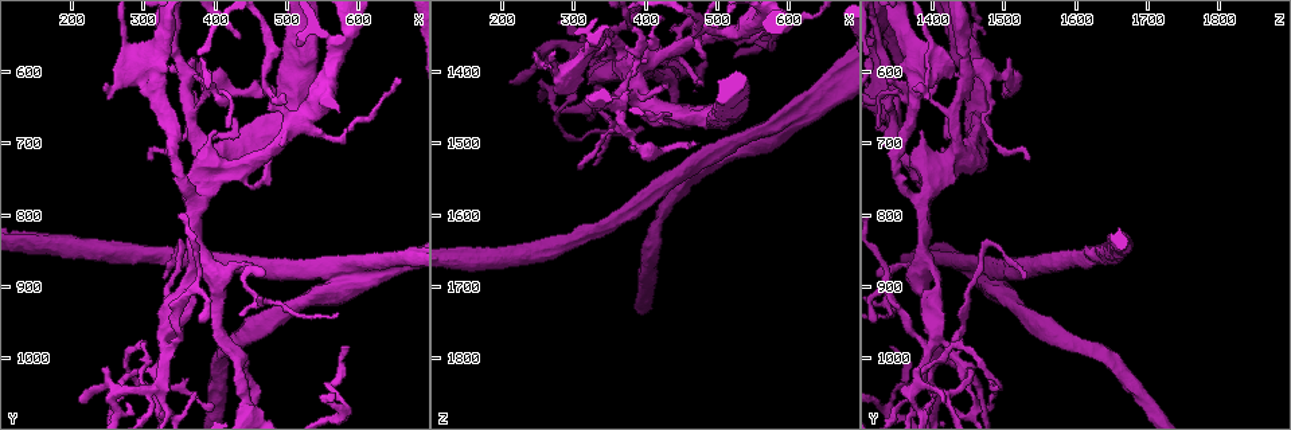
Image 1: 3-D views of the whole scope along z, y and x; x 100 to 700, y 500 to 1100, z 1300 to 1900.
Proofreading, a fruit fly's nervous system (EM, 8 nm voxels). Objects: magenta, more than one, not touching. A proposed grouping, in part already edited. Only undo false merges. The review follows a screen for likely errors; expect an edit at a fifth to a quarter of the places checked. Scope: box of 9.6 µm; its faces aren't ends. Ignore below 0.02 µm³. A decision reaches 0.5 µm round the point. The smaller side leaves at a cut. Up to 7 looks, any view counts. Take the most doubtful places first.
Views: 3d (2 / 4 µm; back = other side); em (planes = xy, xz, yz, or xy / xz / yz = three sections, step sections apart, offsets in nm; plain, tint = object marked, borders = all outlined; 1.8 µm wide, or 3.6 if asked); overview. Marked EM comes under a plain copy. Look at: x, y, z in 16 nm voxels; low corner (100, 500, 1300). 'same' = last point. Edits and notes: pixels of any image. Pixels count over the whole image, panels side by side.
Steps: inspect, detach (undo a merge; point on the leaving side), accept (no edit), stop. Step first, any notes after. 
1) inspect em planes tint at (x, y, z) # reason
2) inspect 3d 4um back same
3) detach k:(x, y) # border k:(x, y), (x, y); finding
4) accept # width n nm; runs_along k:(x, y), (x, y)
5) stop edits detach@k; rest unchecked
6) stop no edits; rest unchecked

inspect em 3.6um yz step 16 borders at (310, 590, 1385) # four or more arms meet

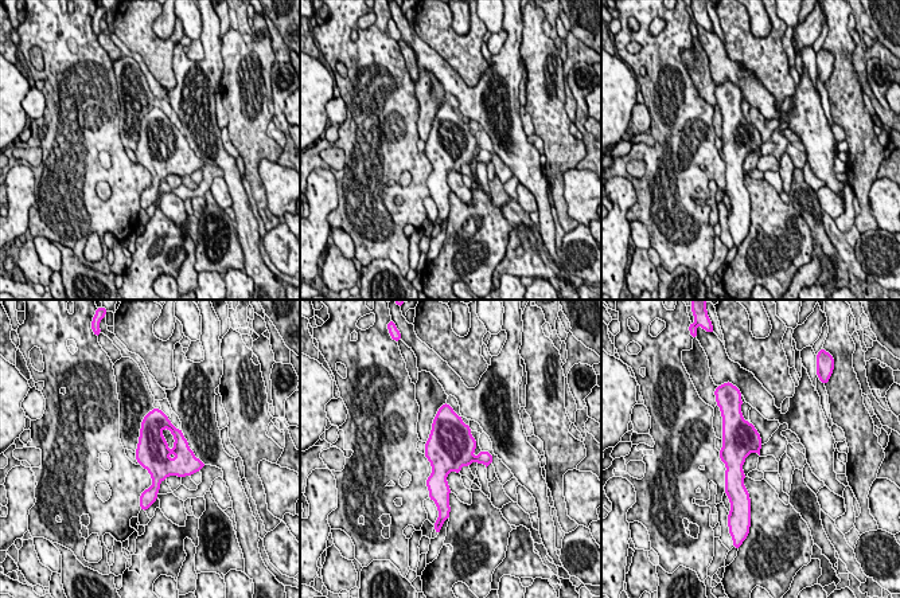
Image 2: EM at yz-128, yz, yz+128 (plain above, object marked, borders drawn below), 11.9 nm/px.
accept # all the same neuron

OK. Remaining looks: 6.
inspect 3d 2um back at (305, 1045, 1370) # abrupt turn

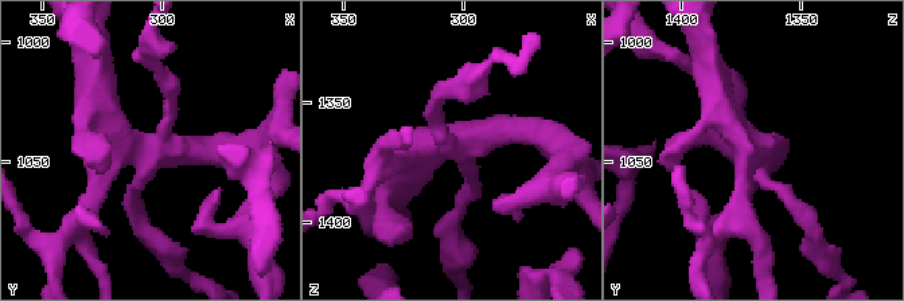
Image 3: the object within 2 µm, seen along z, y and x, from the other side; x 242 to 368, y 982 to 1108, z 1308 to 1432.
inspect em xz step 8 tint at (309, 1045, 1367)

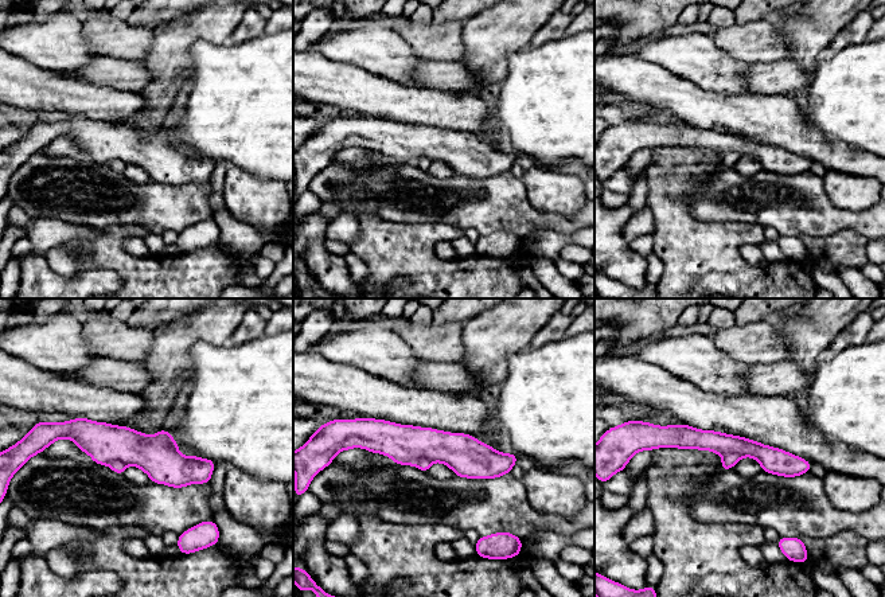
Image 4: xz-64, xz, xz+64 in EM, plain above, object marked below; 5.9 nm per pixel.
inspect em yz step 8 tint same # cut it another way

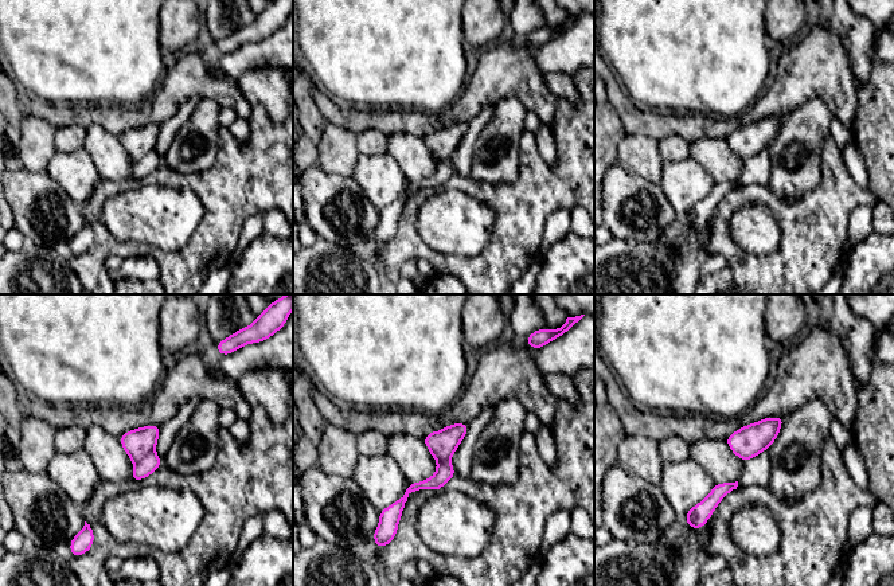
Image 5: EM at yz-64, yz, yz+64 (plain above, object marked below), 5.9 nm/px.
detach 5:(151, 463) # border 5:(153, 448), (135, 464); two neurons meet here

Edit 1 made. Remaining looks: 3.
inspect 3d 4um back at (380, 865, 1395) # three arms meet

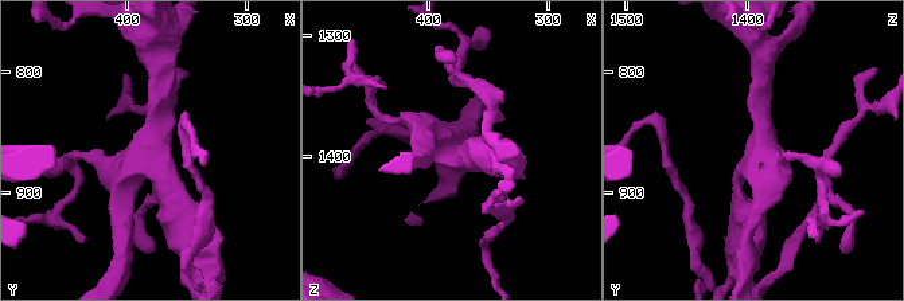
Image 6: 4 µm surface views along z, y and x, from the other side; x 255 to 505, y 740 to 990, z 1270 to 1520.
inspect em planes tint at (378, 862, 1392) # arms 3; arm_widths 190, 280, 360 nm; need the tissue

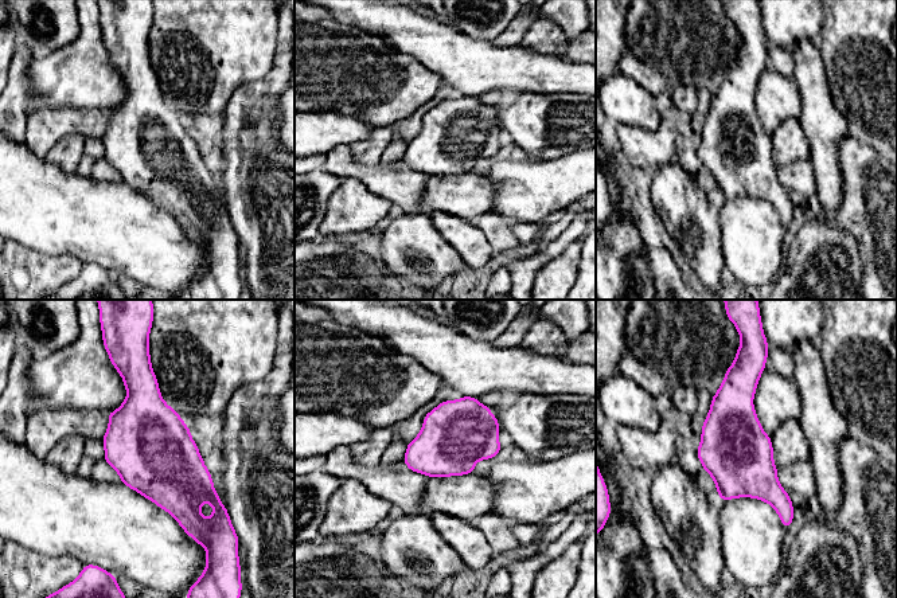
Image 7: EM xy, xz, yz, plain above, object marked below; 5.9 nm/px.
accept # all the same neuron

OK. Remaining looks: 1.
stop edits detach@5; rest unchecked

